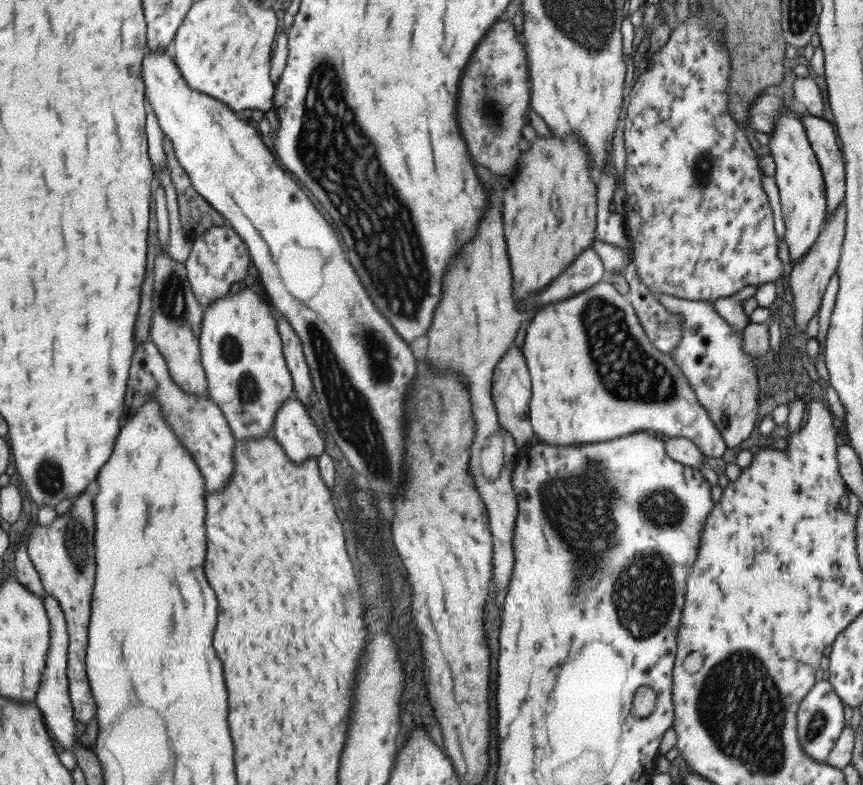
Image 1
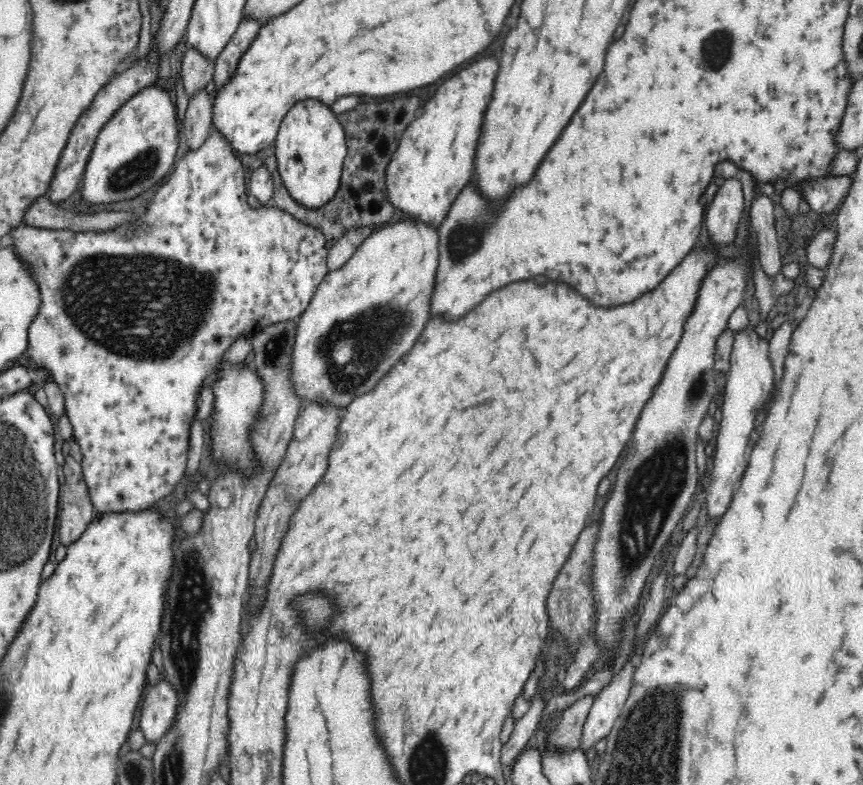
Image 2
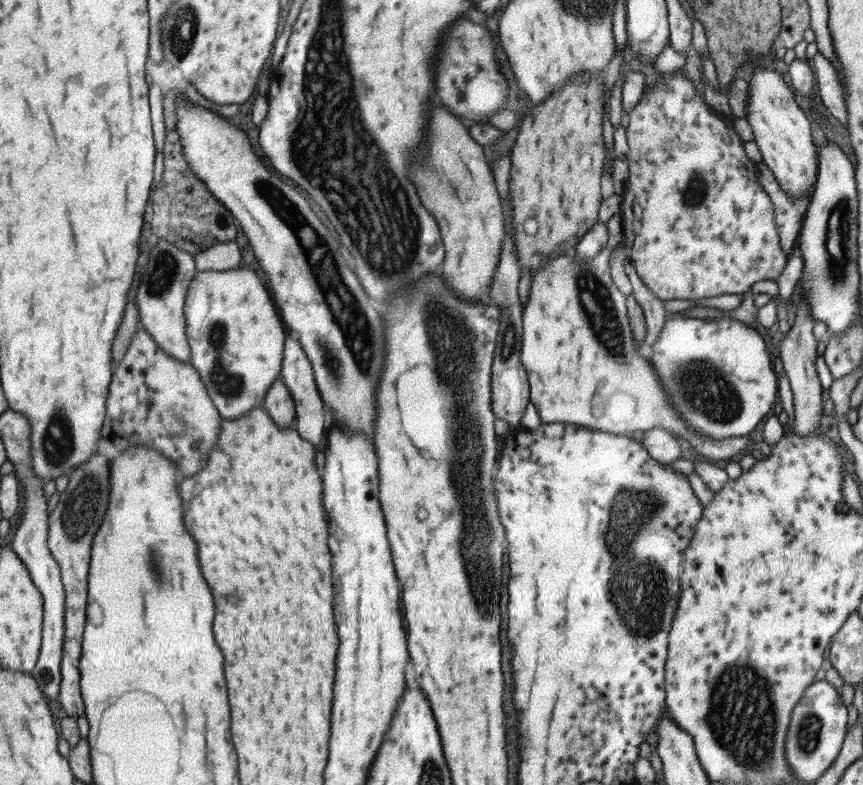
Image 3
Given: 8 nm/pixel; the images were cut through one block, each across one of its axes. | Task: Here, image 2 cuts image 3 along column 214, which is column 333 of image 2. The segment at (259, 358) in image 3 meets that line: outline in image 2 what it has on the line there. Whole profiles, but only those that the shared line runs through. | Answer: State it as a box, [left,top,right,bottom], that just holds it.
[290,219,439,409]

